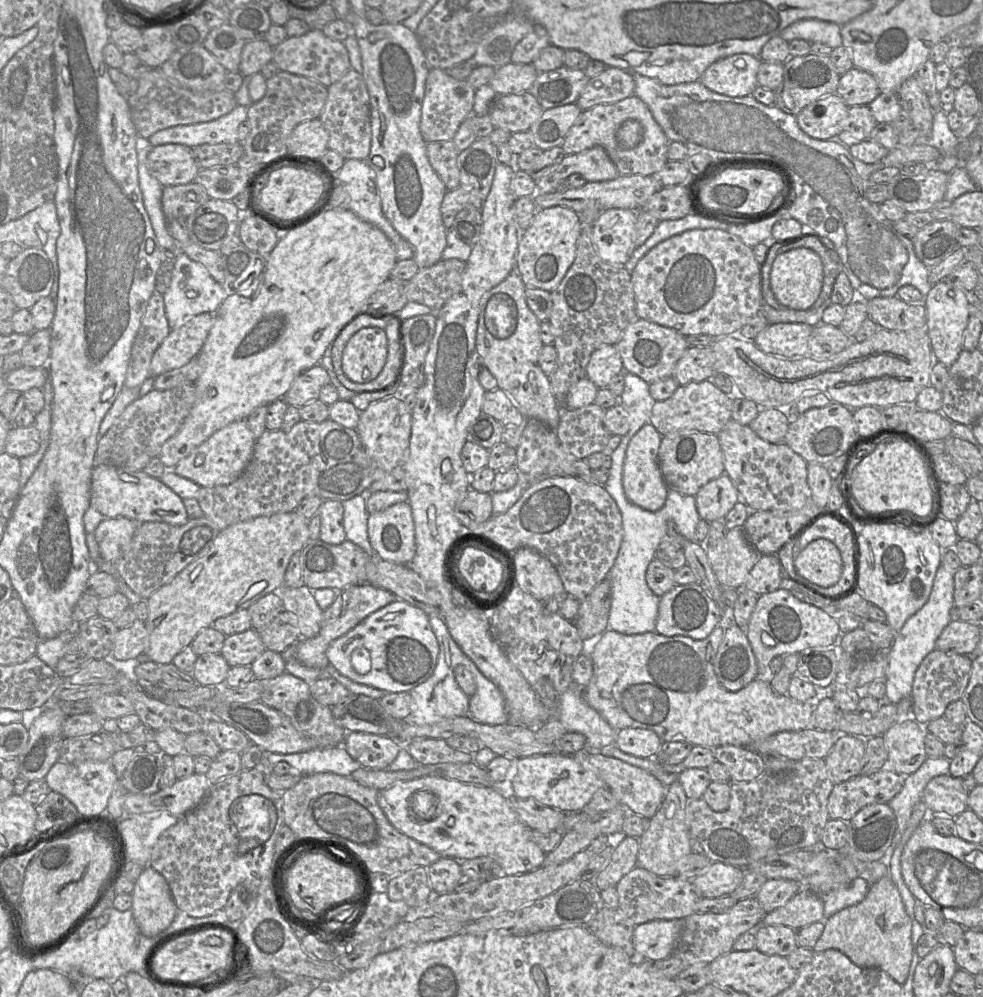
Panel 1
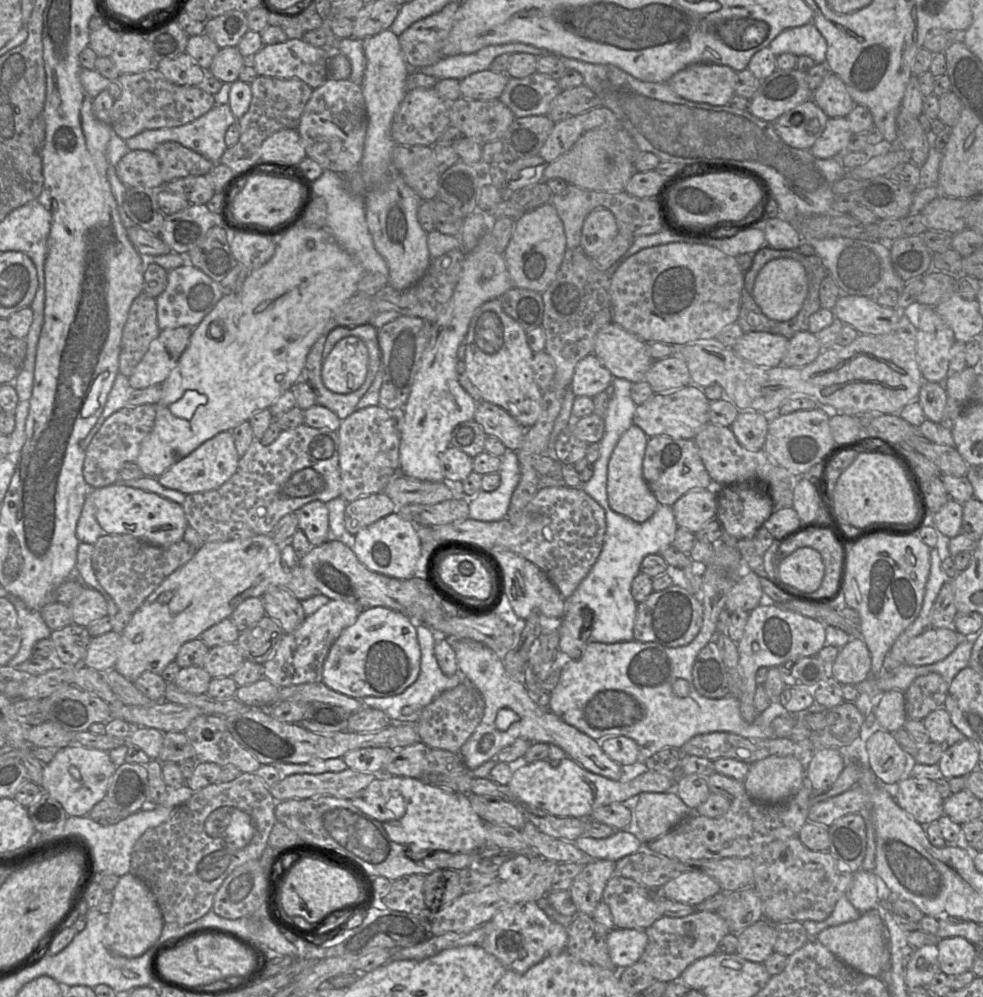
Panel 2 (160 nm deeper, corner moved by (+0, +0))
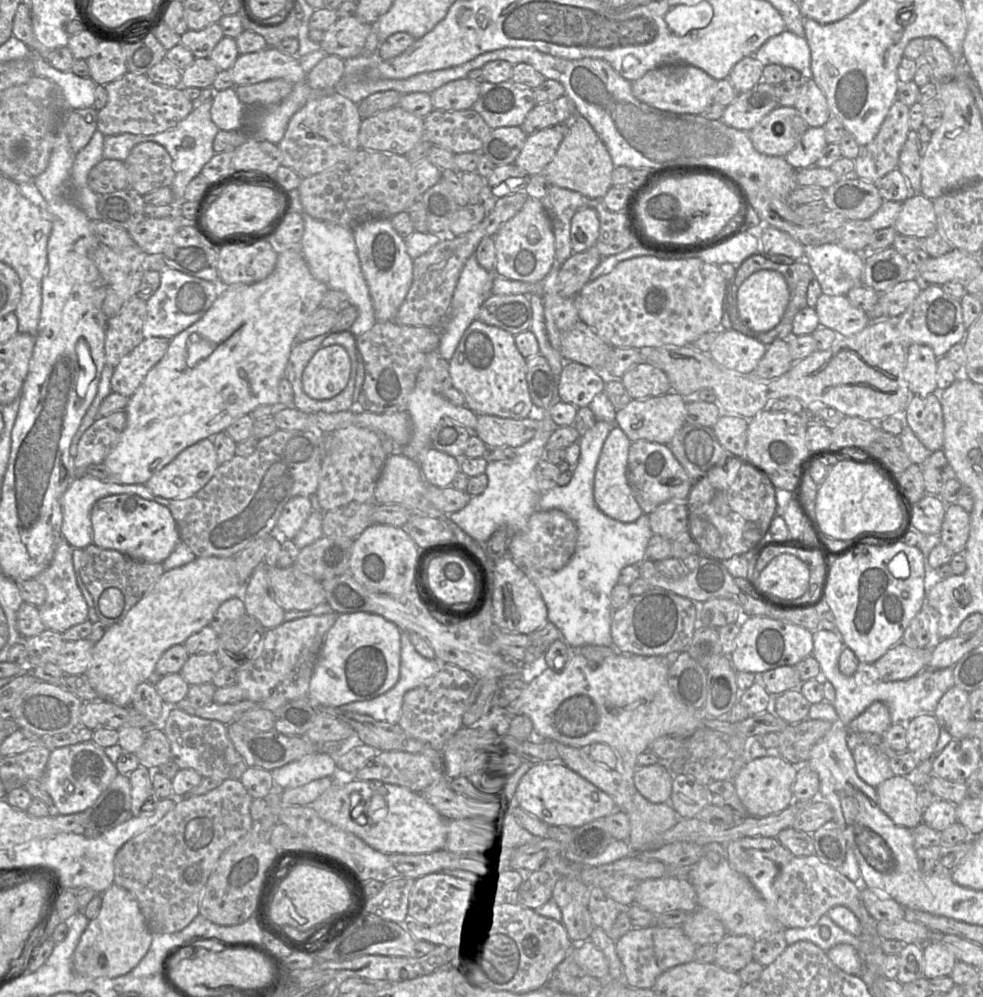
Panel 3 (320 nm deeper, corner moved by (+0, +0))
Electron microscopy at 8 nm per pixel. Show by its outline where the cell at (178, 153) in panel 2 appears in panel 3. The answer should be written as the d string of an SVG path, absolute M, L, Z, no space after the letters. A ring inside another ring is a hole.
M156 142L137 144L124 163L128 170L130 188L141 195L170 187L175 178L170 154Z

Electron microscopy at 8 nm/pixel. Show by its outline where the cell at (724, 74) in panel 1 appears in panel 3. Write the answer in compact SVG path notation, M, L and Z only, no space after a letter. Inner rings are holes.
M666 64L632 82L637 99L655 108L686 114L701 114L713 103L717 81L702 69L688 64Z

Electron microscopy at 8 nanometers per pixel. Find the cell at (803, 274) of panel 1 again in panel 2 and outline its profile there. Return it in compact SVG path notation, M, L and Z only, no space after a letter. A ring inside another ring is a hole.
M777 258L768 262L758 273L752 297L762 313L776 321L792 319L800 311L808 294L806 269L796 259Z

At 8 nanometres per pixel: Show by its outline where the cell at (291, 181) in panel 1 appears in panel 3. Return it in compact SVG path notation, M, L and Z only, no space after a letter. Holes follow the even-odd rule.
M231 185L220 191L217 198L209 203L199 218L203 232L213 239L250 232L263 228L282 205L282 198L273 190L249 185Z

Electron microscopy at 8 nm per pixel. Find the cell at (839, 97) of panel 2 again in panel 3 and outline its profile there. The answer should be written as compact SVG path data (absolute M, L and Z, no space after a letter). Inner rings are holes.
M812 78L804 79L793 107L809 127L822 127L831 118L826 98Z

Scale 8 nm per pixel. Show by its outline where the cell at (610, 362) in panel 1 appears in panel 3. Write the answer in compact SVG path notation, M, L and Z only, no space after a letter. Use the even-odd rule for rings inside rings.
M564 362L558 383L561 402L575 407L588 406L604 389L606 376L601 371L577 362Z

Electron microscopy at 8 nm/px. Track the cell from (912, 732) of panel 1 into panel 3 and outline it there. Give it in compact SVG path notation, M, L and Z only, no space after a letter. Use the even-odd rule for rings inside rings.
M859 743L852 750L852 756L857 775L870 786L876 787L895 776L889 766L889 757L867 744Z

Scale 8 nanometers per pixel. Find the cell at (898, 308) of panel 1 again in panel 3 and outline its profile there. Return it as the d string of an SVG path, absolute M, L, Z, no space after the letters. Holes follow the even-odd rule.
M822 294L814 309L820 326L834 330L842 337L859 333L871 322L869 314L854 307L845 295Z

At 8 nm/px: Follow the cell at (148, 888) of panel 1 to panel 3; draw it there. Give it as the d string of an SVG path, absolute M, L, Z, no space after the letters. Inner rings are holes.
M113 883L102 893L98 915L89 920L74 950L73 971L88 978L114 978L131 971L146 955L153 939L135 896Z

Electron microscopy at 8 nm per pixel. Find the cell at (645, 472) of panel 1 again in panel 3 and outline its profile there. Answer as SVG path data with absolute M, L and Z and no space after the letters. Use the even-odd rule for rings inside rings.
M614 426L603 444L594 478L594 499L597 507L610 518L623 523L634 522L643 515L626 476L631 444L623 430Z

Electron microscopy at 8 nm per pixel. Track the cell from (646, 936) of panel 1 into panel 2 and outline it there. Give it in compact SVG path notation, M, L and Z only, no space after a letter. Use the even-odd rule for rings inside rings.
M614 928L606 937L610 959L619 971L641 959L648 943L645 930Z

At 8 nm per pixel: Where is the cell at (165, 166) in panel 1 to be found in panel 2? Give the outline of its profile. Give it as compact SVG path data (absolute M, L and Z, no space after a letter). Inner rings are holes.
M129 151L115 169L119 179L127 187L161 189L165 185L153 151Z

